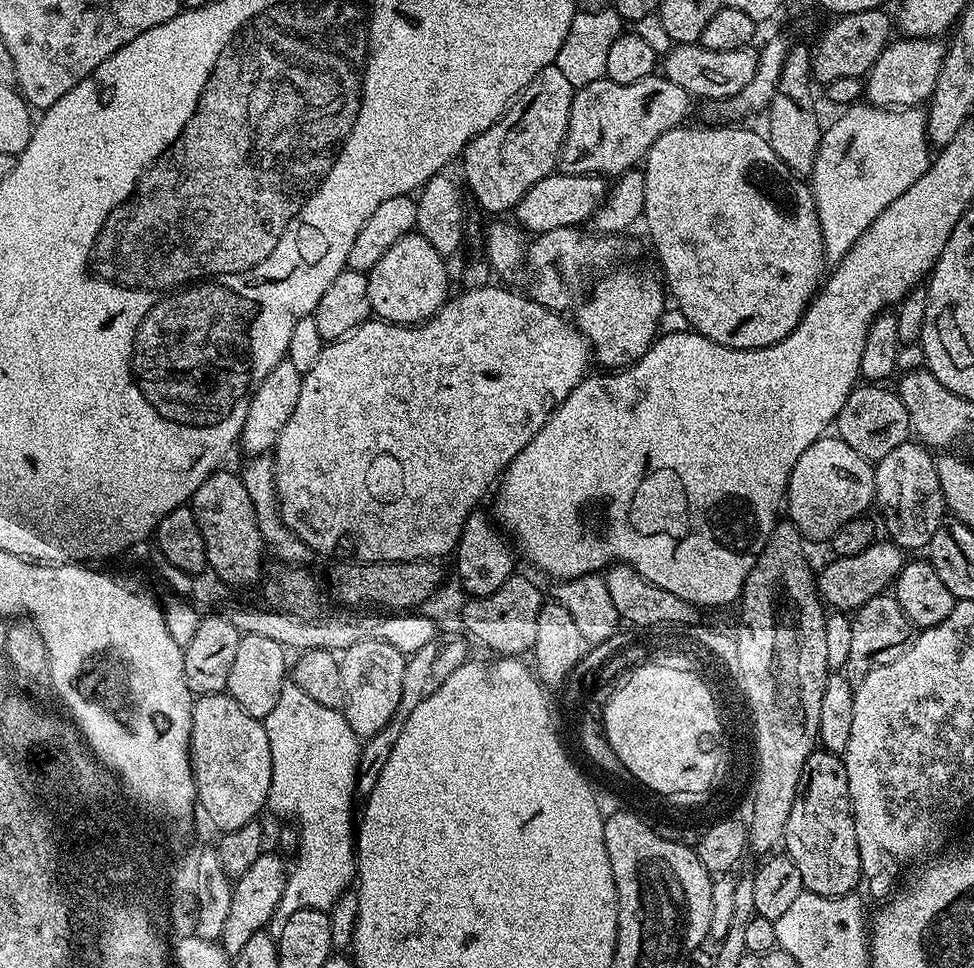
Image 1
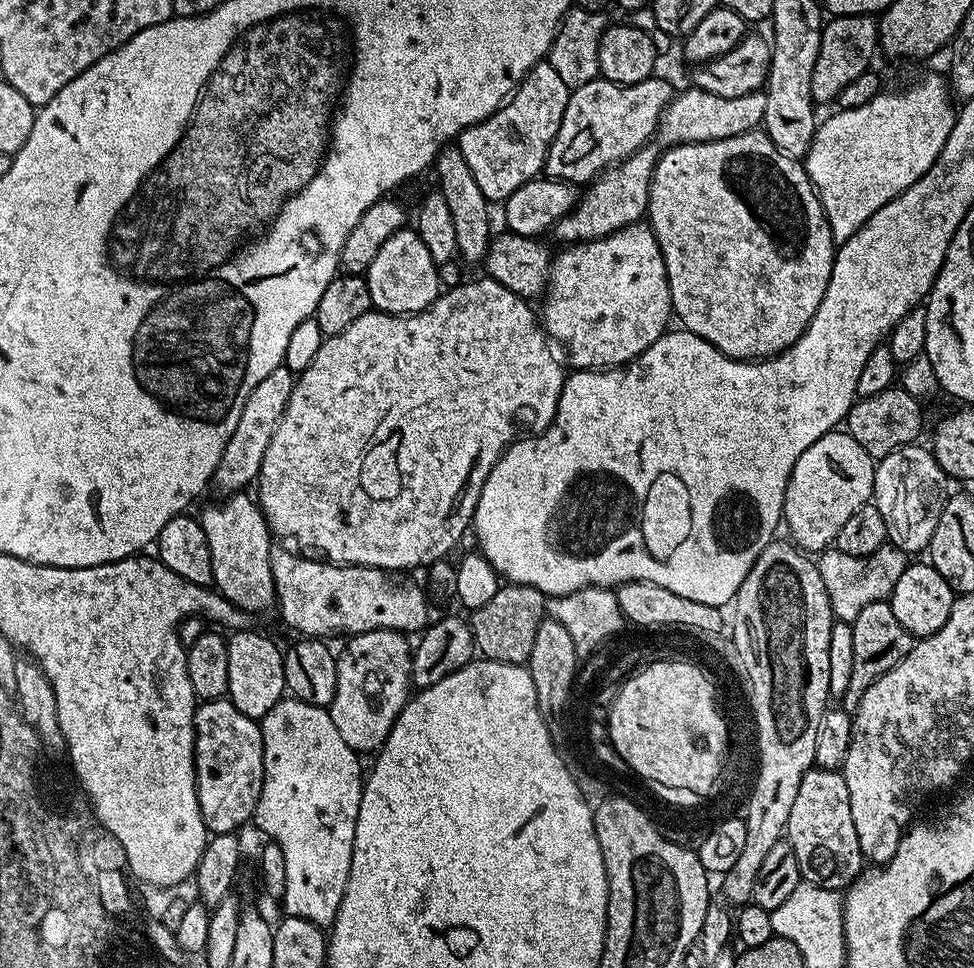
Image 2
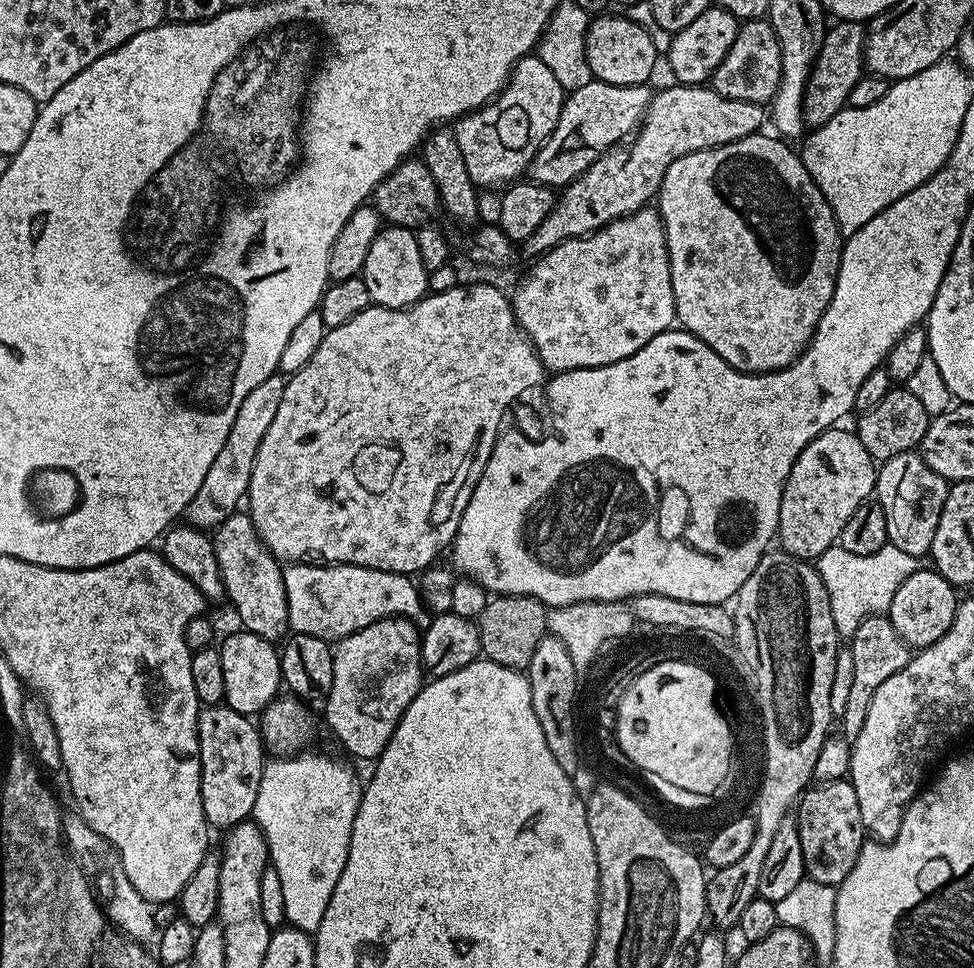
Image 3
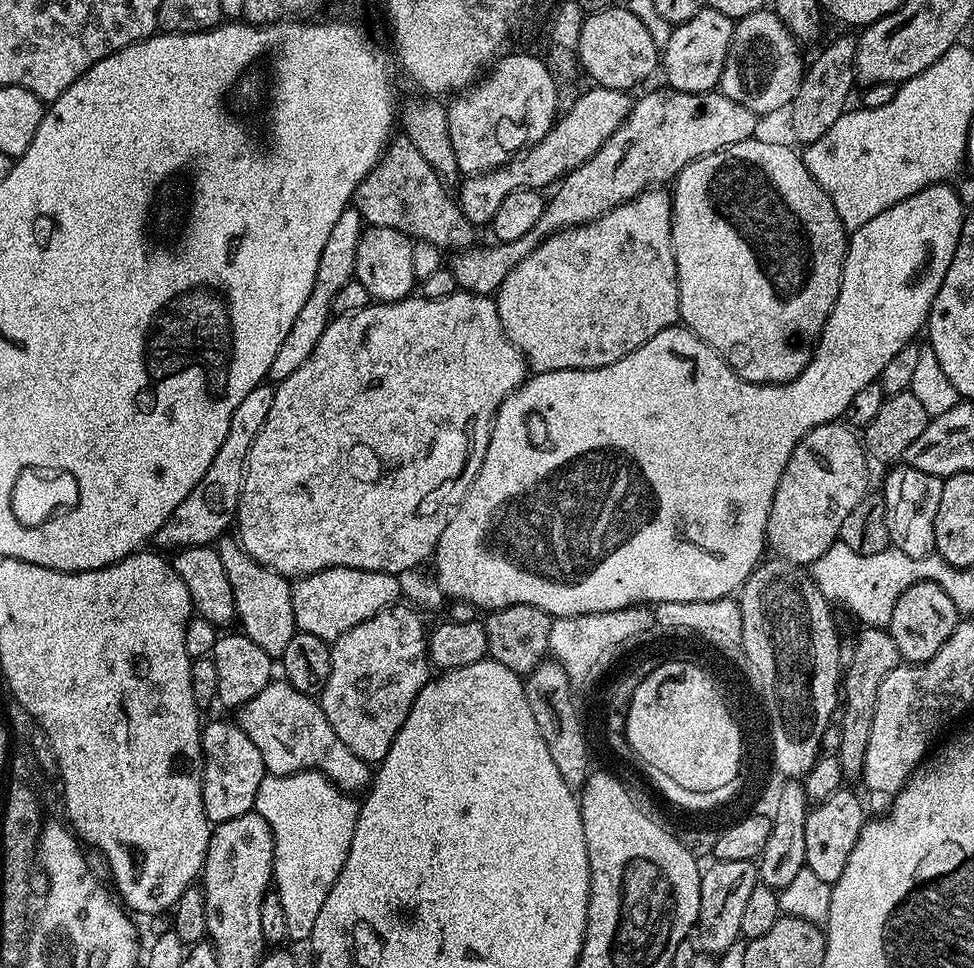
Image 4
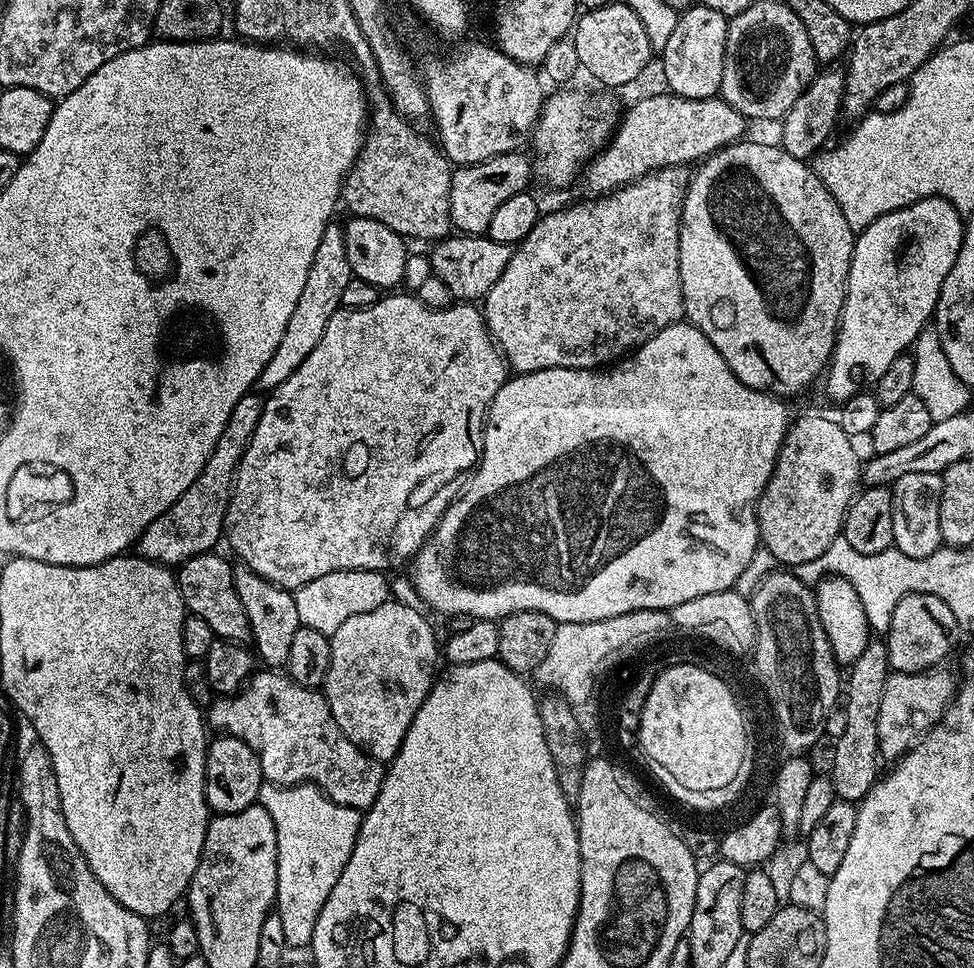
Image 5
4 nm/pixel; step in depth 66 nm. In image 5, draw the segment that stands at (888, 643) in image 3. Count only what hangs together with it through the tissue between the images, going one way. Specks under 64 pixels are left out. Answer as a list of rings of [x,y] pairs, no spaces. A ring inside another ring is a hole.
[[[873,639],[846,672],[846,687],[842,692],[844,725],[832,752],[830,775],[837,797],[849,802],[859,802],[875,786],[878,779],[878,710],[882,706],[884,679],[890,674],[888,645],[883,639]]]

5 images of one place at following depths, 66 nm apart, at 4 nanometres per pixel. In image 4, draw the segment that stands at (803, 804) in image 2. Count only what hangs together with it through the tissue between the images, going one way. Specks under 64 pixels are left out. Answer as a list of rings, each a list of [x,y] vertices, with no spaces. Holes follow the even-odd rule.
[[[842,786],[830,798],[813,803],[808,810],[806,818],[806,850],[804,863],[807,868],[814,870],[814,875],[822,878],[822,882],[836,884],[838,878],[842,878],[842,870],[846,870],[846,862],[850,862],[850,850],[854,850],[854,842],[858,842],[858,834],[863,830],[866,823],[864,816],[864,804],[848,789]]]

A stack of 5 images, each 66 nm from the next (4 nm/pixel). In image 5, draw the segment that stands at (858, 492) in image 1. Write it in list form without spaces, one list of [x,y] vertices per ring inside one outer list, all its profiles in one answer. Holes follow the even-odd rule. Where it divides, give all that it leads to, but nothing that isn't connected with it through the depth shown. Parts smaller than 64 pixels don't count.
[[[800,416],[791,421],[784,445],[776,459],[770,482],[762,494],[756,517],[760,523],[760,542],[780,566],[795,566],[818,558],[841,535],[844,516],[862,484],[862,459],[856,453],[853,437],[842,430],[839,419],[828,416]]]

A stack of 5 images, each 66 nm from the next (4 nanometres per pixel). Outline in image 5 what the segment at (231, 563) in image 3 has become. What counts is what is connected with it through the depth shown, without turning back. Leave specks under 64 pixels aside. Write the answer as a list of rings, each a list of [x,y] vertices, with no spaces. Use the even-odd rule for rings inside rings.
[[[240,566],[233,571],[234,586],[238,590],[238,598],[242,598],[242,610],[246,610],[246,618],[252,631],[251,643],[255,655],[261,665],[272,670],[280,670],[287,665],[290,658],[290,641],[301,628],[293,593],[286,588],[279,588],[274,582],[254,574],[254,570]]]

